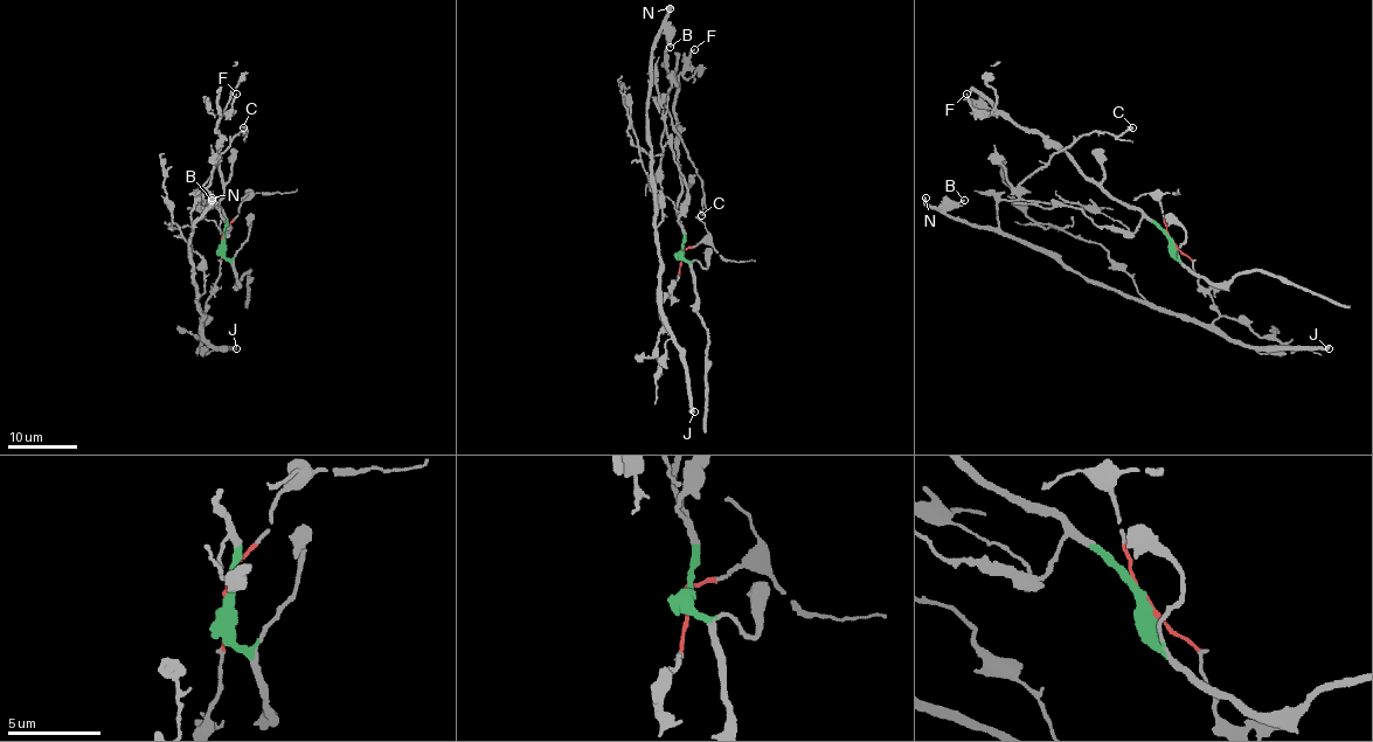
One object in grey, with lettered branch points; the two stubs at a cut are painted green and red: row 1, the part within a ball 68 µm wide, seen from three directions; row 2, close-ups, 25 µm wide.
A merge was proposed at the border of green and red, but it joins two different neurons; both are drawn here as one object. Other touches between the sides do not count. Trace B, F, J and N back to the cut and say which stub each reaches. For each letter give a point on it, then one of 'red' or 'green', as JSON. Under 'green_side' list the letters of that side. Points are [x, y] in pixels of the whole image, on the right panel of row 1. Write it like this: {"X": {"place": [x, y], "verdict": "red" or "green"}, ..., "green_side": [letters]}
{"B": {"place": [964, 200], "verdict": "red"}, "F": {"place": [966, 94], "verdict": "green"}, "J": {"place": [1329, 348], "verdict": "red"}, "N": {"place": [926, 198], "verdict": "red"}, "green_side": ["F"]}

